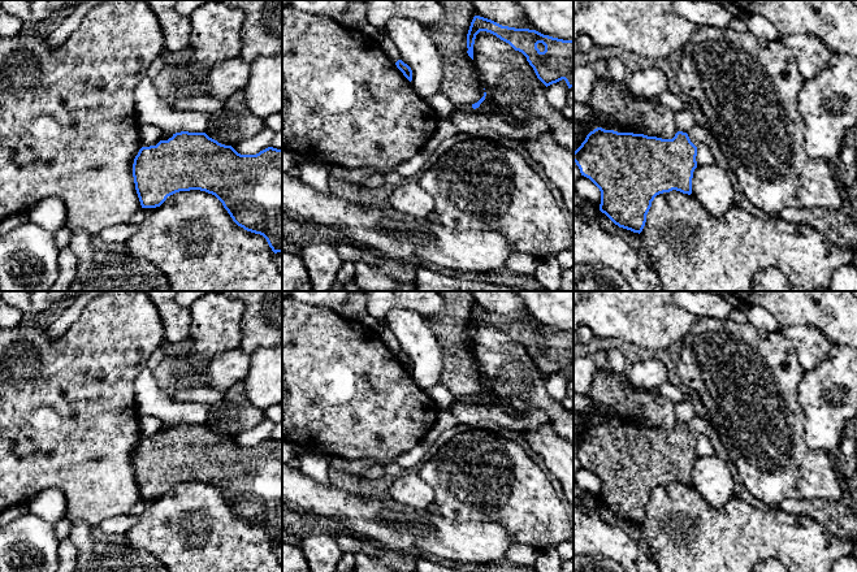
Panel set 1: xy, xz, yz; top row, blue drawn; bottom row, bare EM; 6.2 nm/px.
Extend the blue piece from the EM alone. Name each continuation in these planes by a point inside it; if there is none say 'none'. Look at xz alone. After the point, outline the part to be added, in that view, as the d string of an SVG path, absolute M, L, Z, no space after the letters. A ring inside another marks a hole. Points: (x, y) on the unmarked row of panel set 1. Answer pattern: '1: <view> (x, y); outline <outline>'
none

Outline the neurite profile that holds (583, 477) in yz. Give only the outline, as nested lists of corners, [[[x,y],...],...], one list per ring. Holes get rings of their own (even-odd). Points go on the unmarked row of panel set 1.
[[[580,467],[574,473],[574,481],[583,489],[589,491],[593,497],[600,499],[601,495],[601,482],[600,480],[587,468]]]

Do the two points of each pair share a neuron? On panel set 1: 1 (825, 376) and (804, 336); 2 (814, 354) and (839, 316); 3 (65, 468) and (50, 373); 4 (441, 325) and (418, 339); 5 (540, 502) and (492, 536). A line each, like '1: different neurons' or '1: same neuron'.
1: different neurons
2: different neurons
3: same neuron
4: different neurons
5: different neurons

